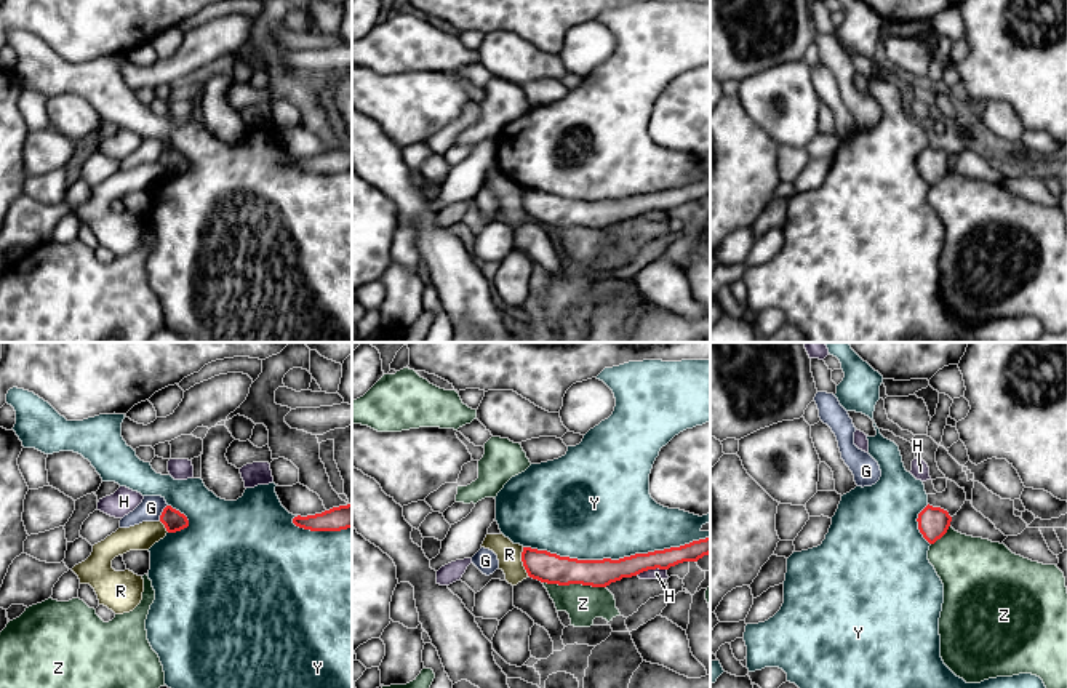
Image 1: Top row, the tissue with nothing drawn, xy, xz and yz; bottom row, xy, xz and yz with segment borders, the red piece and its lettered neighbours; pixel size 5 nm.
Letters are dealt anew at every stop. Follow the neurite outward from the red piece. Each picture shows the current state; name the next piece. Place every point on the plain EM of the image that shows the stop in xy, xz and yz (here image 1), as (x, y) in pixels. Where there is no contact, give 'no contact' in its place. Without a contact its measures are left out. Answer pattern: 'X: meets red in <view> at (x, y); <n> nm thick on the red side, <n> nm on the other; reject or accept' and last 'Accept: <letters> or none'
G: meets red in xy at (162, 154); 110 nm thick on the red side, 120 nm on the other; reject
H: meets red in xz at (650, 210); 140 nm thick on the red side, 50 nm on the other; reject
R: meets red in xz at (522, 202); 150 nm thick on the red side, 120 nm on the other; reject
Y: meets red in xz at (616, 202); 140 nm thick on the red side, 460 nm on the other; reject
Z: meets red in xz at (575, 224); 150 nm thick on the red side, 180 nm on the other; reject
Accept: none

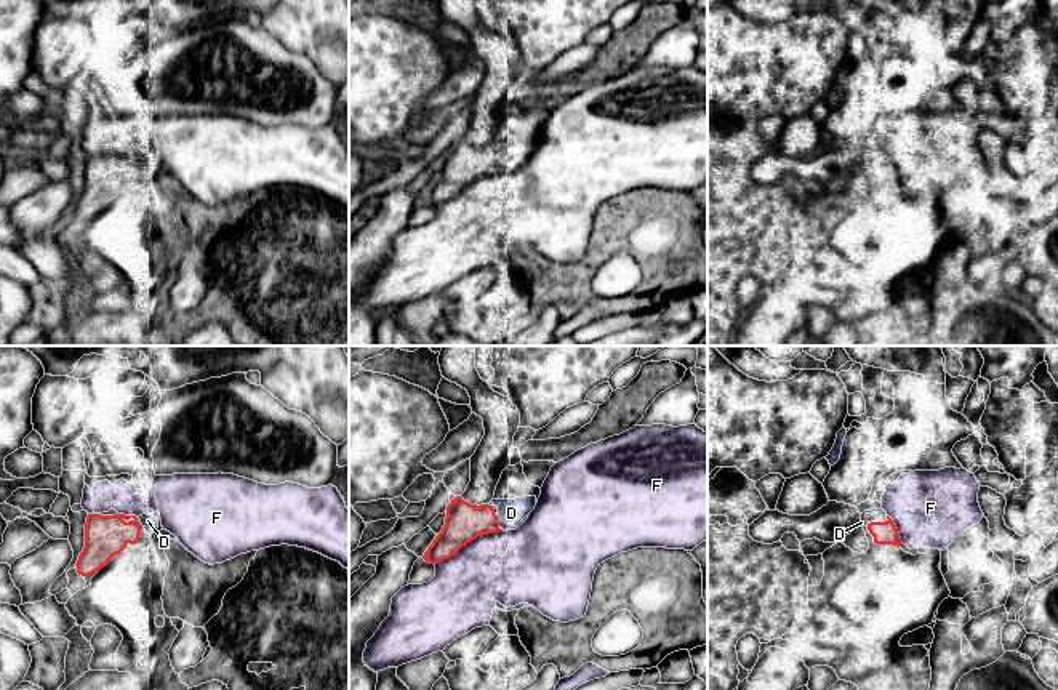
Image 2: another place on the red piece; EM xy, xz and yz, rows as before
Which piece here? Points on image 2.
D: meets red in xz at (496, 162); 190 nm thick on the red side, 140 nm on the other; accept
F: meets red in xz at (468, 183); 190 nm thick on the red side, 360 nm on the other; reject
Accept: D

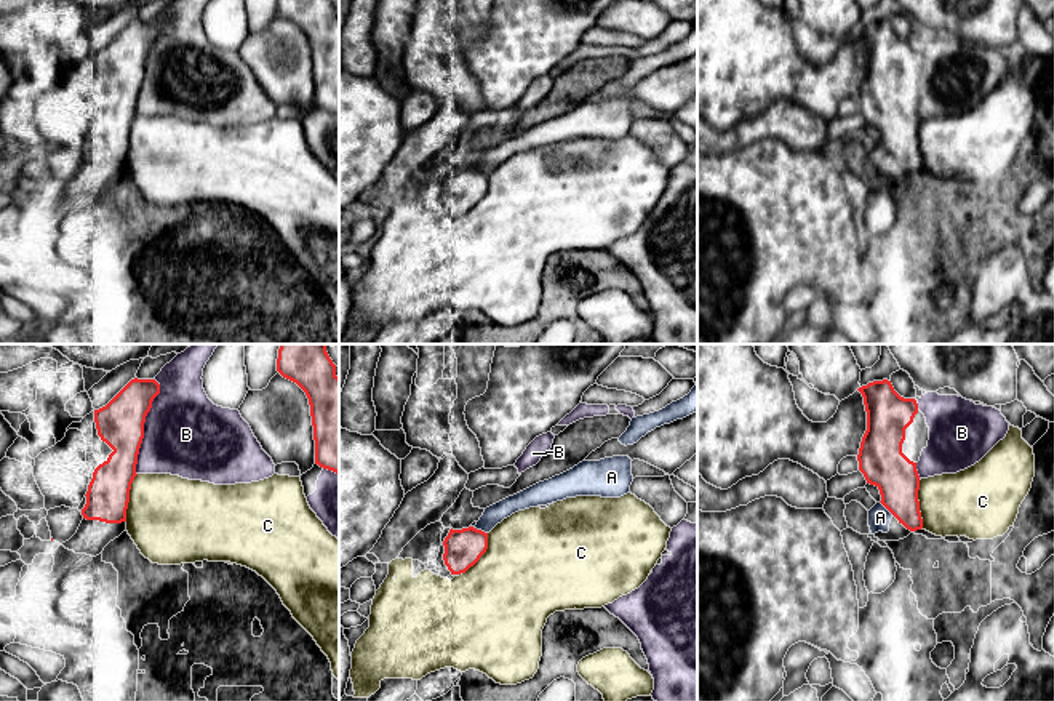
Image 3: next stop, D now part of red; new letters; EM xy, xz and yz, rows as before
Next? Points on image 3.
A: meets red in xz at (480, 172); 190 nm thick on the red side, 100 nm on the other; reject
B: meets red in xy at (143, 68); 240 nm thick on the red side, 420 nm on the other; reject
C: meets red in xy at (128, 140); 220 nm thick on the red side, 440 nm on the other; reject
Accept: none

